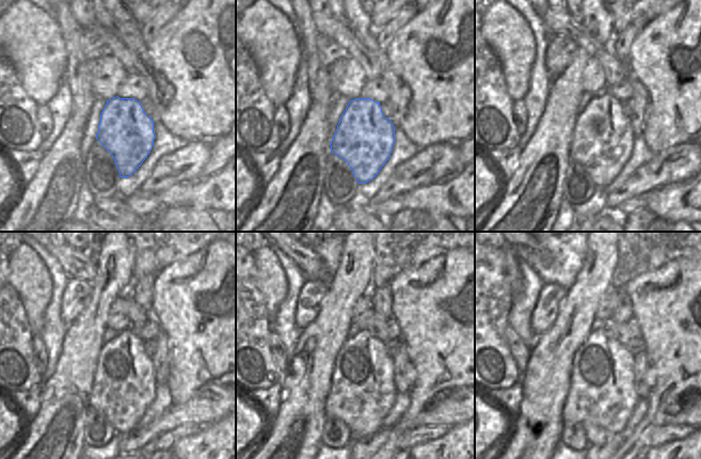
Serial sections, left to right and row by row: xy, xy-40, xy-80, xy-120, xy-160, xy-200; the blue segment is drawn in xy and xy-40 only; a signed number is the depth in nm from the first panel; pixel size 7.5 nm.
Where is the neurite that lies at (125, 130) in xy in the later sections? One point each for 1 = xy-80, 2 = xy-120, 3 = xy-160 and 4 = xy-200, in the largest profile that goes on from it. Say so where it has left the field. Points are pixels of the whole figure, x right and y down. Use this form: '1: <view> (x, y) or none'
1: xy-80 (603, 140)
2: xy-120 (124, 386)
3: xy-160 (363, 391)
4: xy-200 (602, 393)

